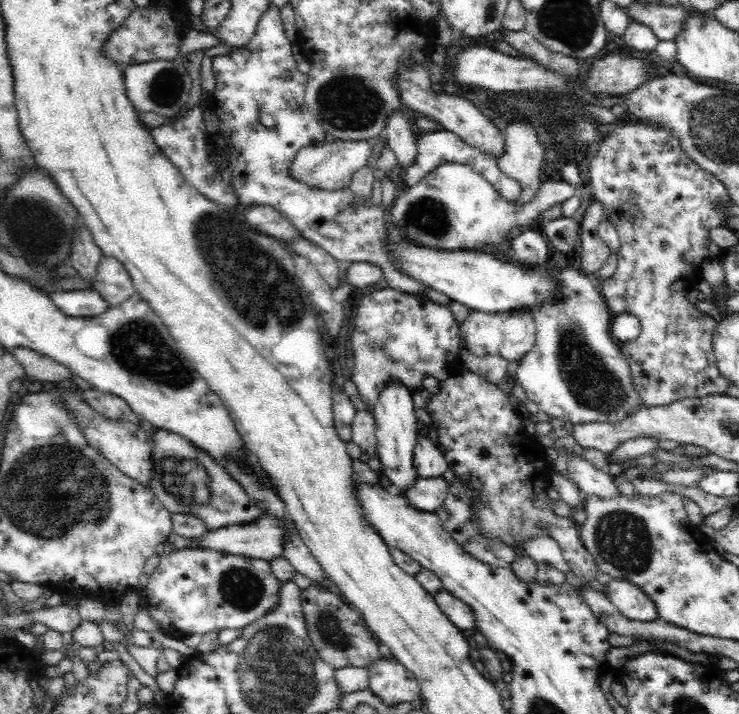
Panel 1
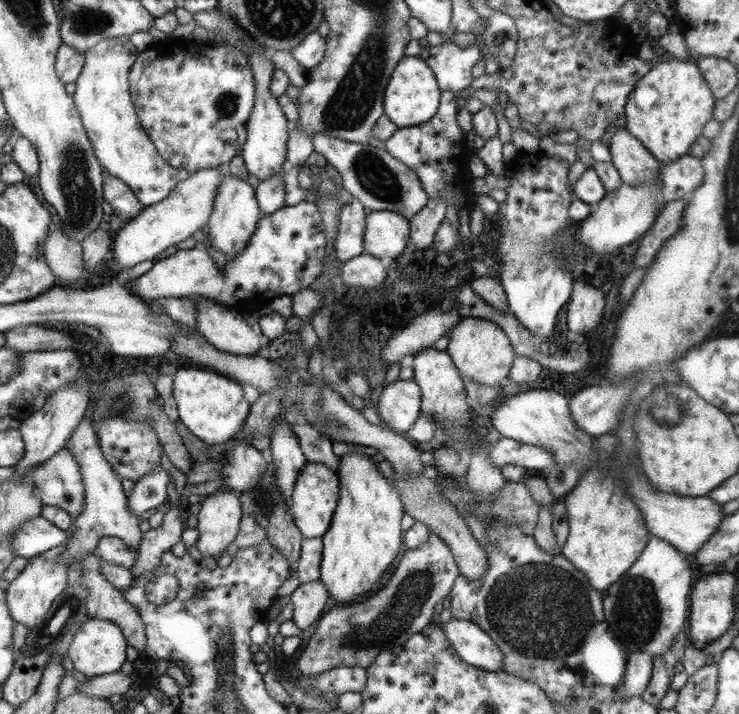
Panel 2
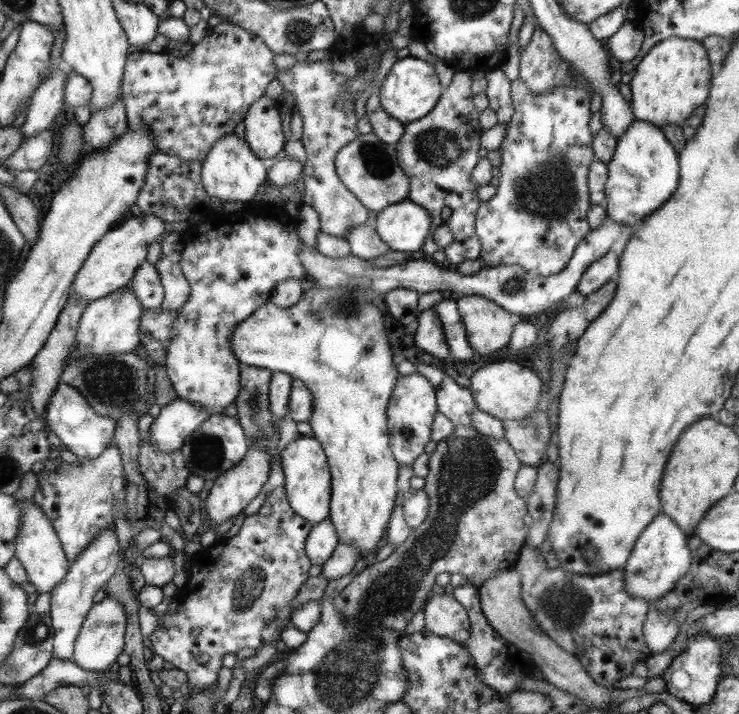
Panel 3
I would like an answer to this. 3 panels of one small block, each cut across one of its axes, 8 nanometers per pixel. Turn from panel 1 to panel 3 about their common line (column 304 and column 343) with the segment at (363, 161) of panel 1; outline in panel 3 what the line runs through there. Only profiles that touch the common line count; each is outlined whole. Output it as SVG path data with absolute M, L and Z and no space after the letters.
M373 132L361 134L338 151L336 158L337 175L365 208L380 213L387 206L407 200L409 178L397 161L396 144L382 142Z

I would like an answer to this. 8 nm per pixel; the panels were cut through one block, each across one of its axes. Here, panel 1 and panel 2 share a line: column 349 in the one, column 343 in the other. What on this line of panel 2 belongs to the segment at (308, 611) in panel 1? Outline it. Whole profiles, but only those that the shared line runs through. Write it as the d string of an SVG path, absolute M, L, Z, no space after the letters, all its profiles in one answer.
M430 531L426 542L408 549L398 560L386 584L374 592L374 596L354 604L336 604L322 615L316 631L296 660L295 669L307 679L338 667L368 668L382 651L404 644L412 635L428 627L432 618L436 618L434 606L450 594L460 574L452 549Z

